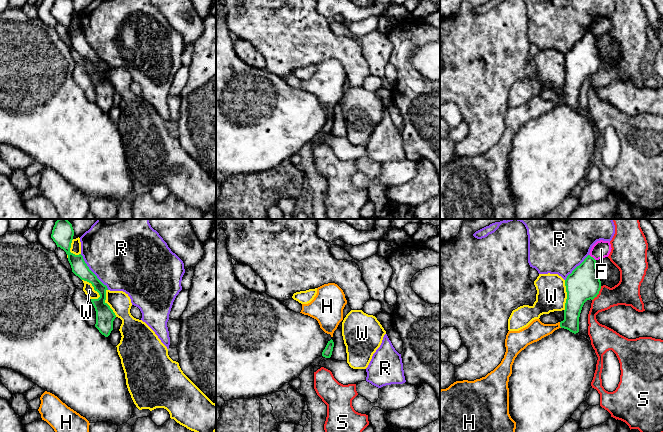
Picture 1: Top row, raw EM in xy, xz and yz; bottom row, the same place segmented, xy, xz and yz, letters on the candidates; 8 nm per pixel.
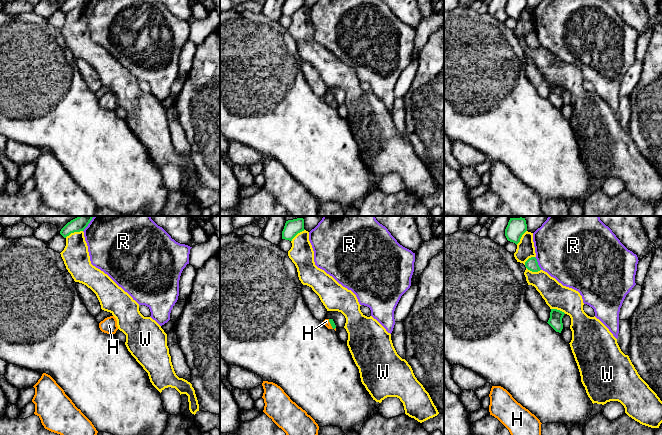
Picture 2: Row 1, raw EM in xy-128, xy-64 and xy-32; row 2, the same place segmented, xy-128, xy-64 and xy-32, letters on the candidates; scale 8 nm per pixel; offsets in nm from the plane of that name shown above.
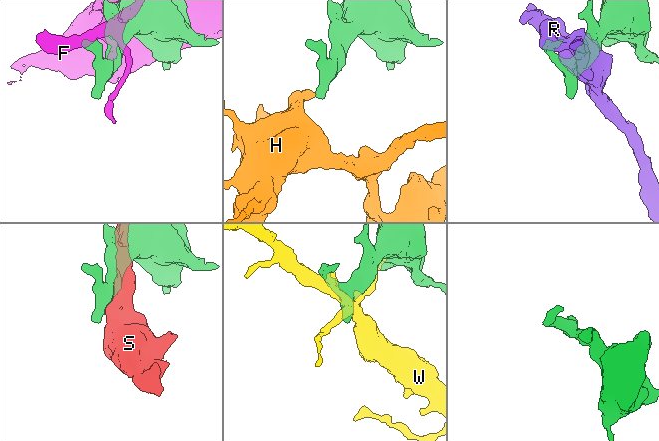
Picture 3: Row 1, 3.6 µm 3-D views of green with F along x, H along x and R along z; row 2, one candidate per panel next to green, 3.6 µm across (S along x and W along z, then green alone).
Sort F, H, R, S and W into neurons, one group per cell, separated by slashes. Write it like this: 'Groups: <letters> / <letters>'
Groups: F / H / R / S / W

